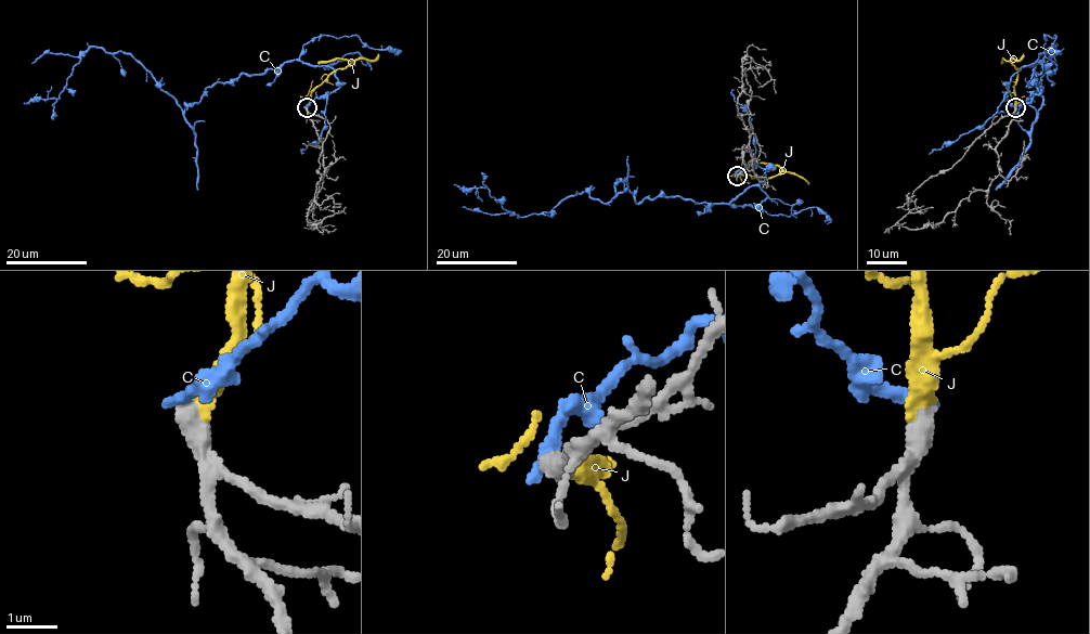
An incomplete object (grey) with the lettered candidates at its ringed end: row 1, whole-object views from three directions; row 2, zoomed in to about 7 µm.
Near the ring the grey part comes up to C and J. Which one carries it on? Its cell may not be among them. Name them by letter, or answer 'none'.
J

